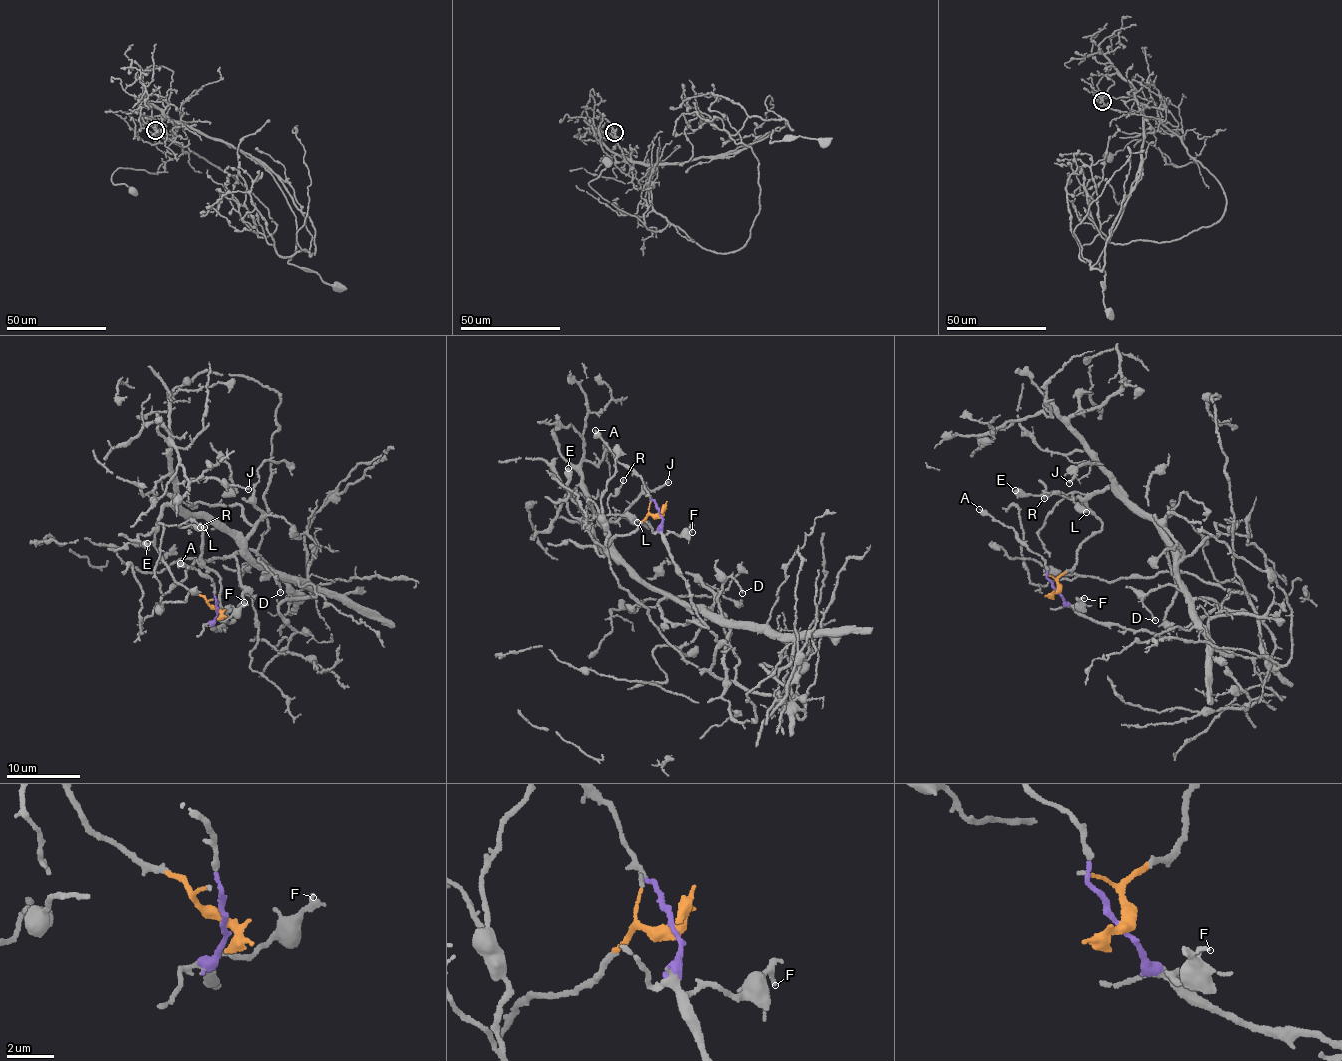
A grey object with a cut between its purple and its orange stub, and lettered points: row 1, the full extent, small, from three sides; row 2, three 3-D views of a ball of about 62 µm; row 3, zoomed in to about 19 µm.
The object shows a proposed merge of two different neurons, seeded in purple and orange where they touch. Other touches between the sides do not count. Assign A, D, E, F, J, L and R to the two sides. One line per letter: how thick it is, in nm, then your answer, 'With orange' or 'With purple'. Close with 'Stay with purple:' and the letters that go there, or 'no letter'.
A: Thickness 440 nm. With purple
D: Thickness 150 nm. With orange
E: Thickness 550 nm. With orange
F: Thickness 100 nm. With purple
J: Thickness 190 nm. With orange
L: Thickness 480 nm. With orange
R: Thickness 170 nm. With orange
Stay with purple: A, F

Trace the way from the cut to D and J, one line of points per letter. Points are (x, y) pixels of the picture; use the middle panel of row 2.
D: (659, 513), (597, 553), (592, 536), (646, 583), (719, 615), (718, 590), (732, 576), (742, 593)
J: (659, 513), (597, 553), (592, 536), (604, 552), (609, 522), (669, 481)

